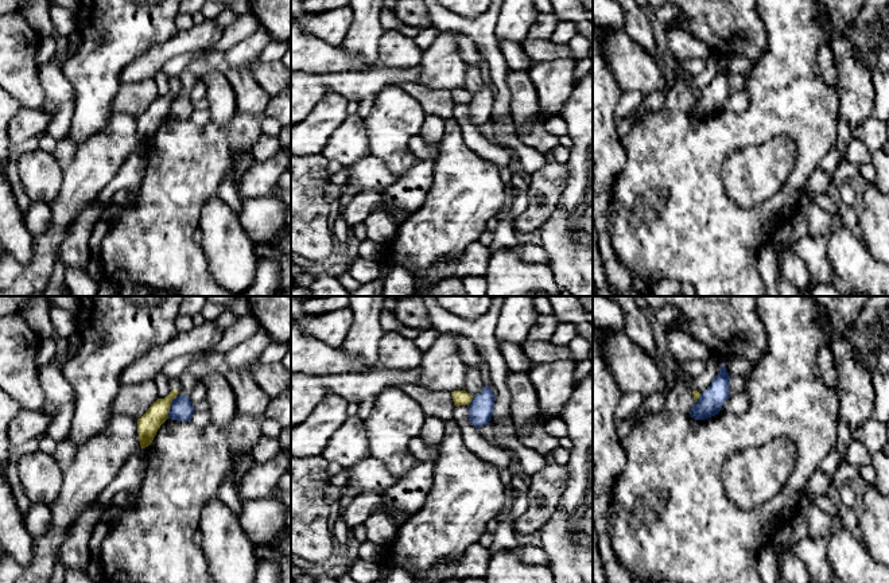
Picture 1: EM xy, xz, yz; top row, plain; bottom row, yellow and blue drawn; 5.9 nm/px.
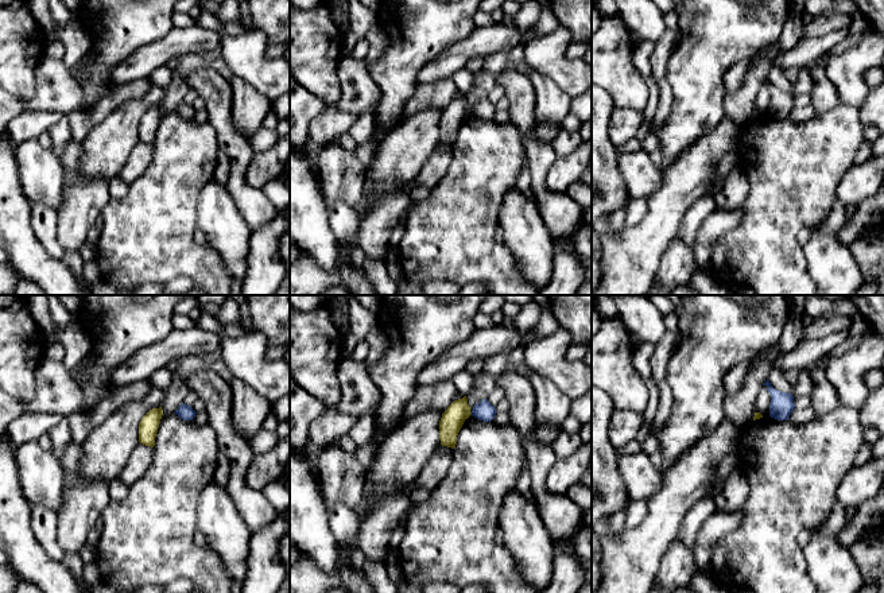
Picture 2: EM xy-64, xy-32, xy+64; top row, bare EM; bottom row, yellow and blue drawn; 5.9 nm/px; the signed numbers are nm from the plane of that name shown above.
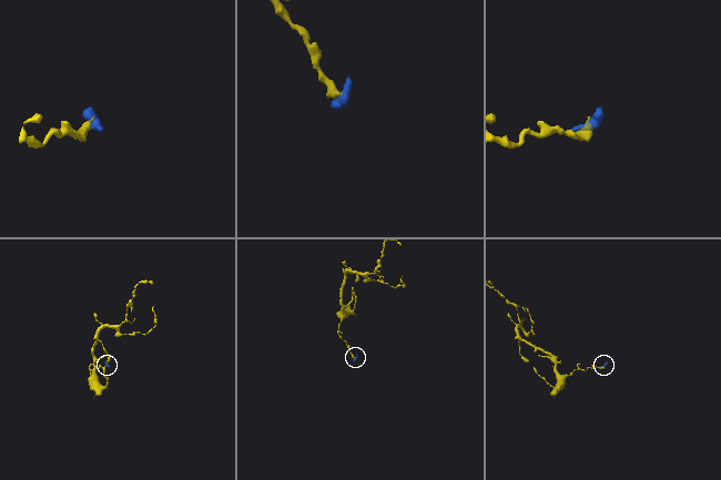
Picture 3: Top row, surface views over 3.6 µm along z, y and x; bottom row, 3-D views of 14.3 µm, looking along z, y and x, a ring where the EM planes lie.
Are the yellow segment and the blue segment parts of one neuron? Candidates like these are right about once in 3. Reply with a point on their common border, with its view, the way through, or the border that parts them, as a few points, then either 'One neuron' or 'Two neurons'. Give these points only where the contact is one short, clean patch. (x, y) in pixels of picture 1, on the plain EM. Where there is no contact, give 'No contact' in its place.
Touches yellow at xy (170, 104). Boundary: xy (177, 94), (171, 101), (167, 116). Two neurons

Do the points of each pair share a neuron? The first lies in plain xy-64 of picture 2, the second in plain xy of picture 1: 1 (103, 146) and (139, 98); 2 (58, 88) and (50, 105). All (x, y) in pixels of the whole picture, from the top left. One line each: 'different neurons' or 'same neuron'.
1: different neurons
2: same neuron

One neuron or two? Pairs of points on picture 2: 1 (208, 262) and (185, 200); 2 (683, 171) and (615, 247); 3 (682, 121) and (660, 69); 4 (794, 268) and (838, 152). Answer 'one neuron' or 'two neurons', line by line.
1: one neuron
2: one neuron
3: two neurons
4: one neuron

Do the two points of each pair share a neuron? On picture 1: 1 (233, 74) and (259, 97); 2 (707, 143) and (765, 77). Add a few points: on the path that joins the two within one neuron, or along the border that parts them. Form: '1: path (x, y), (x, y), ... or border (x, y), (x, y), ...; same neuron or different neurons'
1: path (240, 81), (252, 93); same neuron
2: path (728, 132), (736, 131), (765, 101), (765, 97); same neuron

